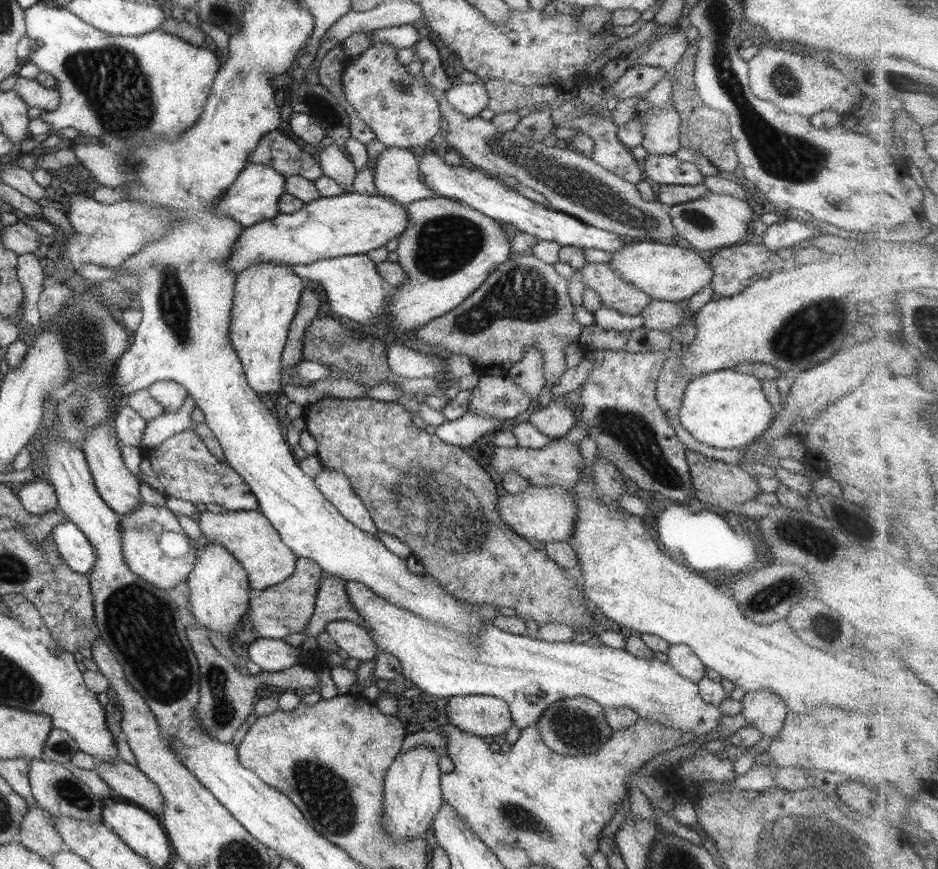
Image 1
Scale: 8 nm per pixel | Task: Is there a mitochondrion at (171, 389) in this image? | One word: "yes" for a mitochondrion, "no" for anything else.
no

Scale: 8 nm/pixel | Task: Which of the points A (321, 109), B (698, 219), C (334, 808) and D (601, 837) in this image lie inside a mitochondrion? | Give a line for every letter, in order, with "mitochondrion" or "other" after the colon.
A: mitochondrion
B: mitochondrion
C: mitochondrion
D: other

